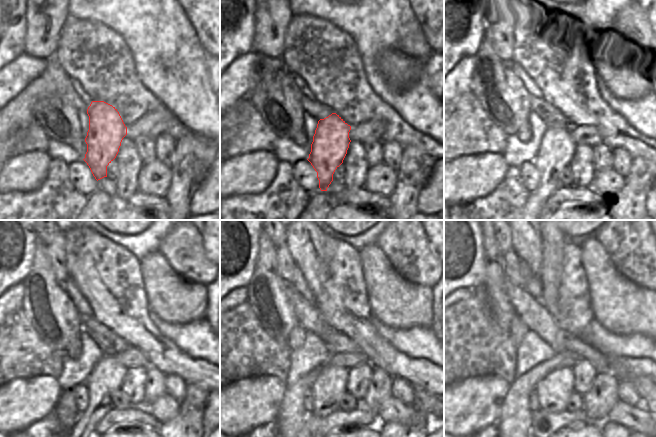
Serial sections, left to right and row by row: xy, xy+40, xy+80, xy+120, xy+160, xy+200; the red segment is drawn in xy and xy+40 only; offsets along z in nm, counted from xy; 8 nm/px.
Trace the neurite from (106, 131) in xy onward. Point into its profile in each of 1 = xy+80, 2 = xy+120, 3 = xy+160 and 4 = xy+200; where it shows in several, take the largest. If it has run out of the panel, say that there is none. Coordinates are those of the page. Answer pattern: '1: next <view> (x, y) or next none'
1: next xy+80 (557, 147)
2: next xy+120 (107, 376)
3: next xy+160 (329, 385)
4: next xy+200 (554, 390)

